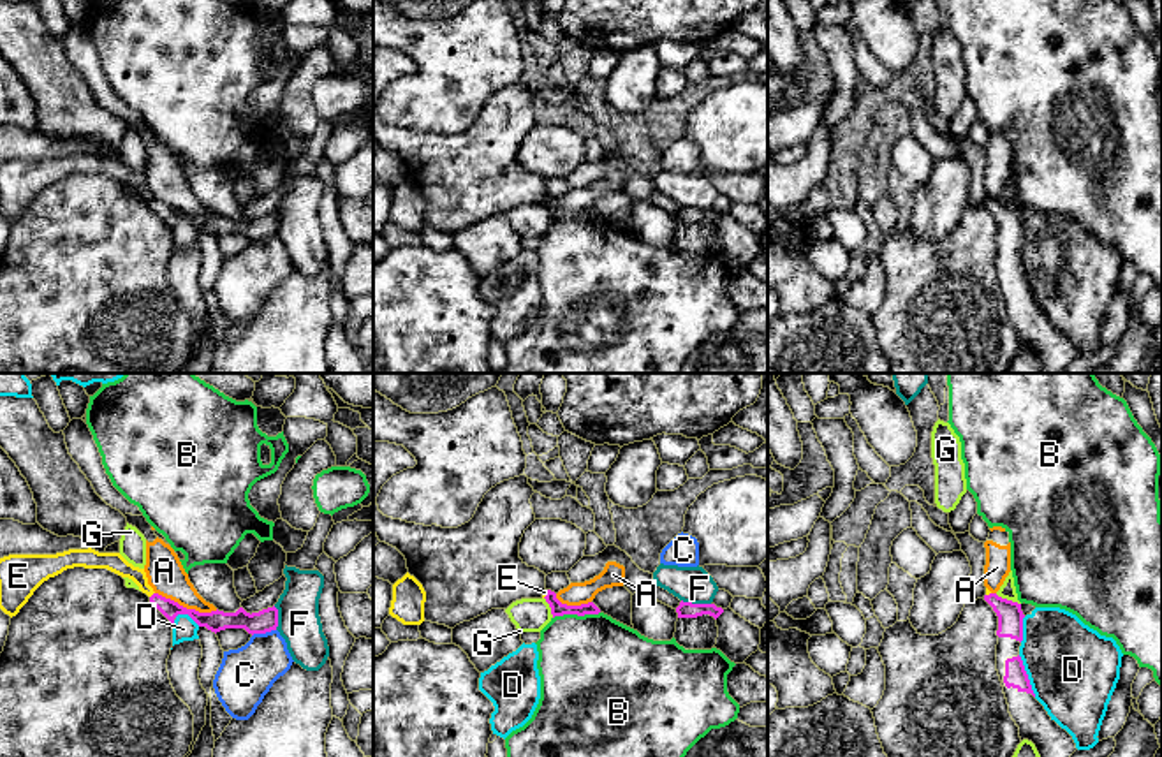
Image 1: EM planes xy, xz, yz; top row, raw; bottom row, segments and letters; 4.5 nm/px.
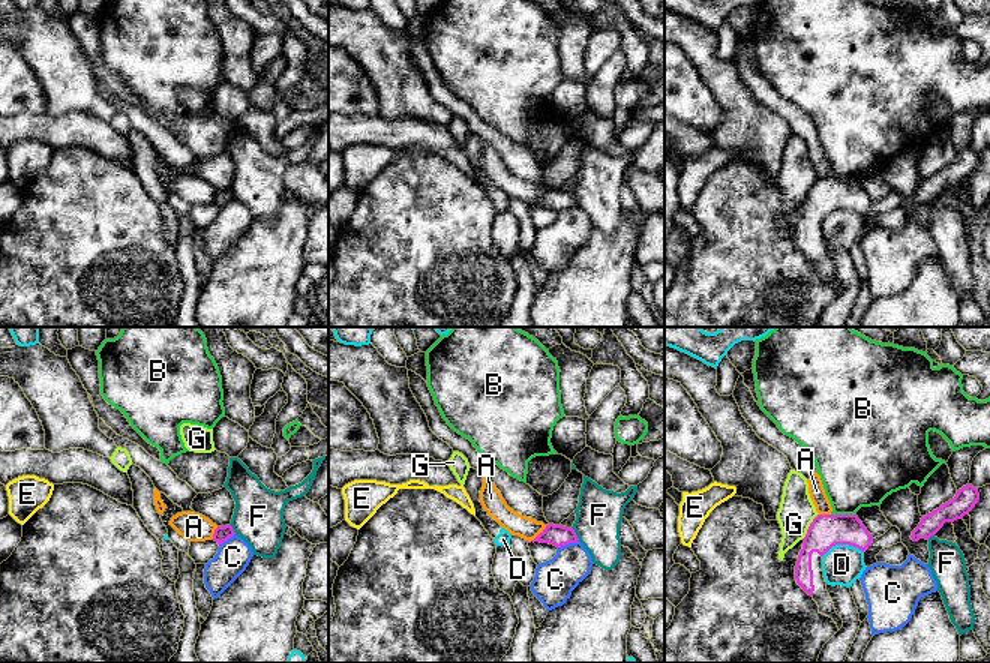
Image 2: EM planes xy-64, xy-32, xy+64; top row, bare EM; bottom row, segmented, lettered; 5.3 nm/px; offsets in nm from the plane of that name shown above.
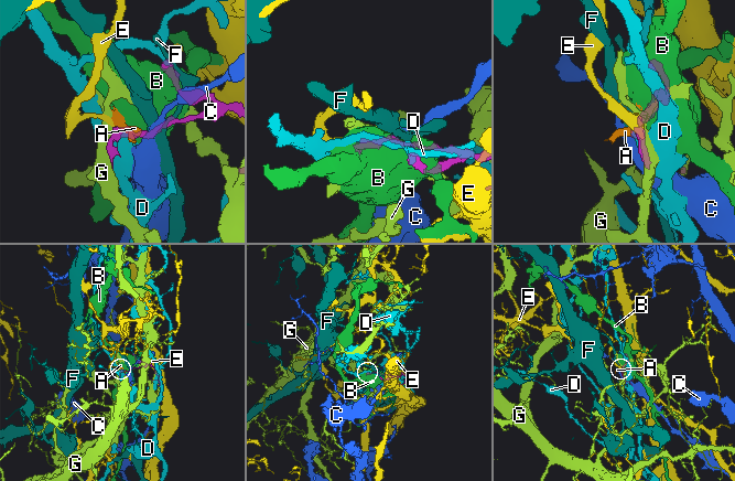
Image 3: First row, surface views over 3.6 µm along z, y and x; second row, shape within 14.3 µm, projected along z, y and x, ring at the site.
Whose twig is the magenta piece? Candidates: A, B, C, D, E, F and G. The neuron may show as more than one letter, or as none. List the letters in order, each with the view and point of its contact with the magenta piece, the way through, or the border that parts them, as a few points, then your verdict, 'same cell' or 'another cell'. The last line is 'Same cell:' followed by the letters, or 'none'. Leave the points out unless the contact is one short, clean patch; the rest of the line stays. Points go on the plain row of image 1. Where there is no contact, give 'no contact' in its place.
A: contact xy (185, 213); border xy (155, 198), (187, 213), (199, 217), (217, 215); another cell
B: contact xz (576, 219); another cell
C: contact xy (263, 238); border xy (275, 235), (252, 242); another cell
D: contact yz (1027, 282); another cell
E: contact xy (152, 201); border xy (154, 198), (150, 203); another cell
F: contact xz (696, 210); border xz (682, 205), (710, 210); another cell
G: contact yz (1006, 205); another cell
Same cell: none

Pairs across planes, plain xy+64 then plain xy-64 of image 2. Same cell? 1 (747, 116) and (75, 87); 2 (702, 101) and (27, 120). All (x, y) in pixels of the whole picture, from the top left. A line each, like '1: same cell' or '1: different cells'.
1: same cell
2: different cells

